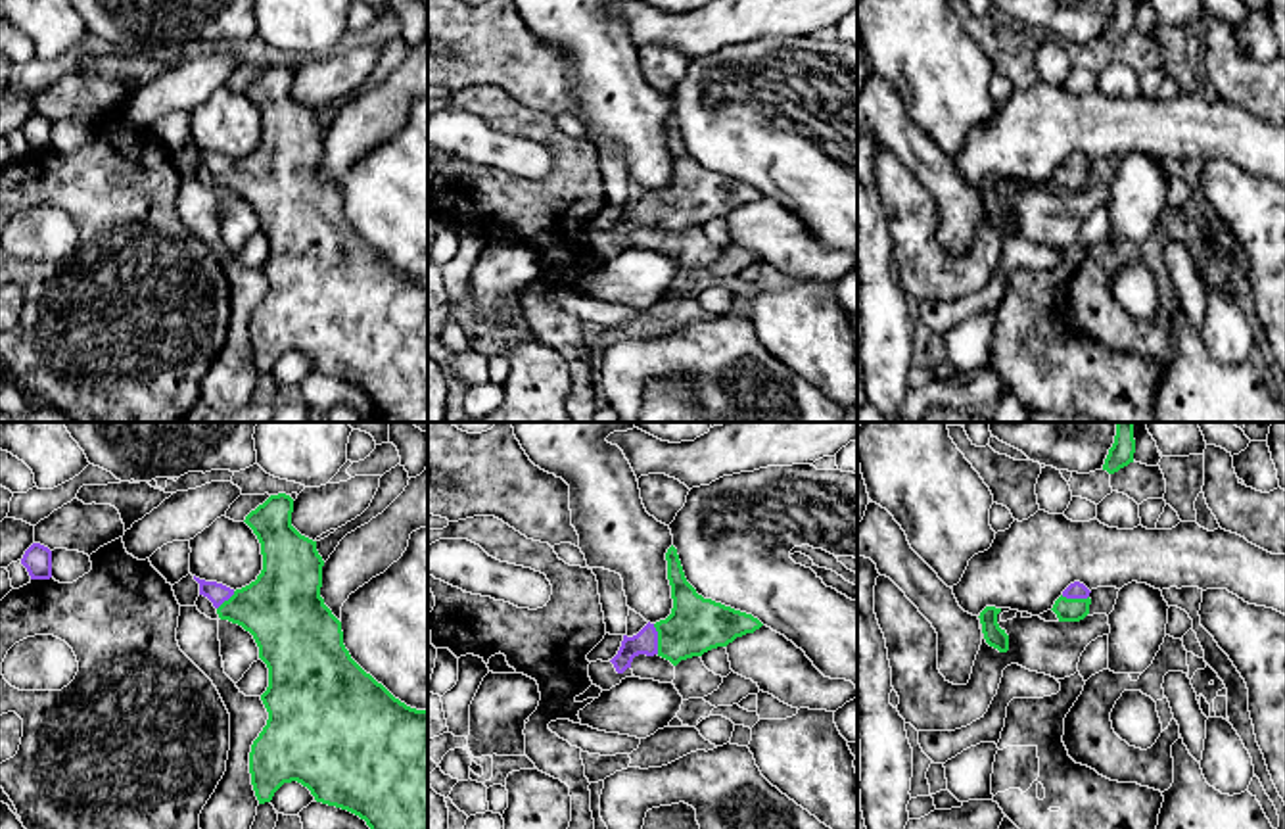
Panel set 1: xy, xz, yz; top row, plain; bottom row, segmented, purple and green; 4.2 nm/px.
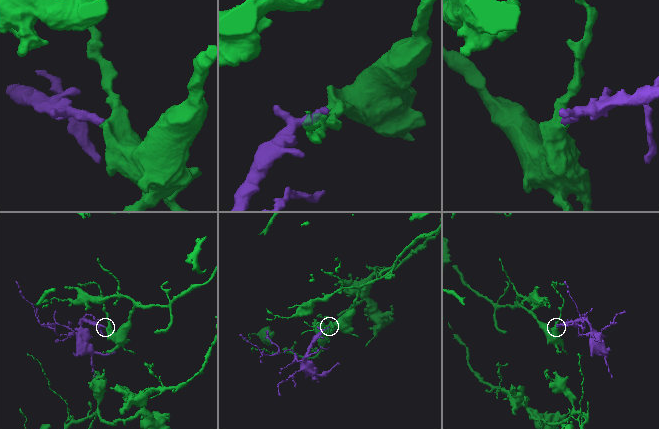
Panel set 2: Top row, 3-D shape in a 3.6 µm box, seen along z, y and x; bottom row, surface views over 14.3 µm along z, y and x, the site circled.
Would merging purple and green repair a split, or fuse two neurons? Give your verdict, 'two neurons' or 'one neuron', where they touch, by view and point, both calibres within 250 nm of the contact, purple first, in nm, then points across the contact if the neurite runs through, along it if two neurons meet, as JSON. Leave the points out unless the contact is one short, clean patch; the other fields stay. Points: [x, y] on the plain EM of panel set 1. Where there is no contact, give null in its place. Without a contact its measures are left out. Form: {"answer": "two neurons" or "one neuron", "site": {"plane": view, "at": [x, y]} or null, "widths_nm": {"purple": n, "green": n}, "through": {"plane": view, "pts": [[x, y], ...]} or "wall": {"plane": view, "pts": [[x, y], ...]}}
{"answer": "one neuron", "site": {"plane": "xz", "at": [656, 210]}, "widths_nm": {"purple": 100, "green": 240}, "through": {"plane": "xz", "pts": [[645, 212], [656, 210], [677, 208], [695, 196]]}}

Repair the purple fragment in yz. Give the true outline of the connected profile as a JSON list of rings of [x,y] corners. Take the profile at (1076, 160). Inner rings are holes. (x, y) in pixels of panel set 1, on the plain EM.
[[[1074,152],[1063,161],[1051,180],[1057,184],[1059,192],[1080,192],[1089,184],[1089,163],[1084,154]]]

